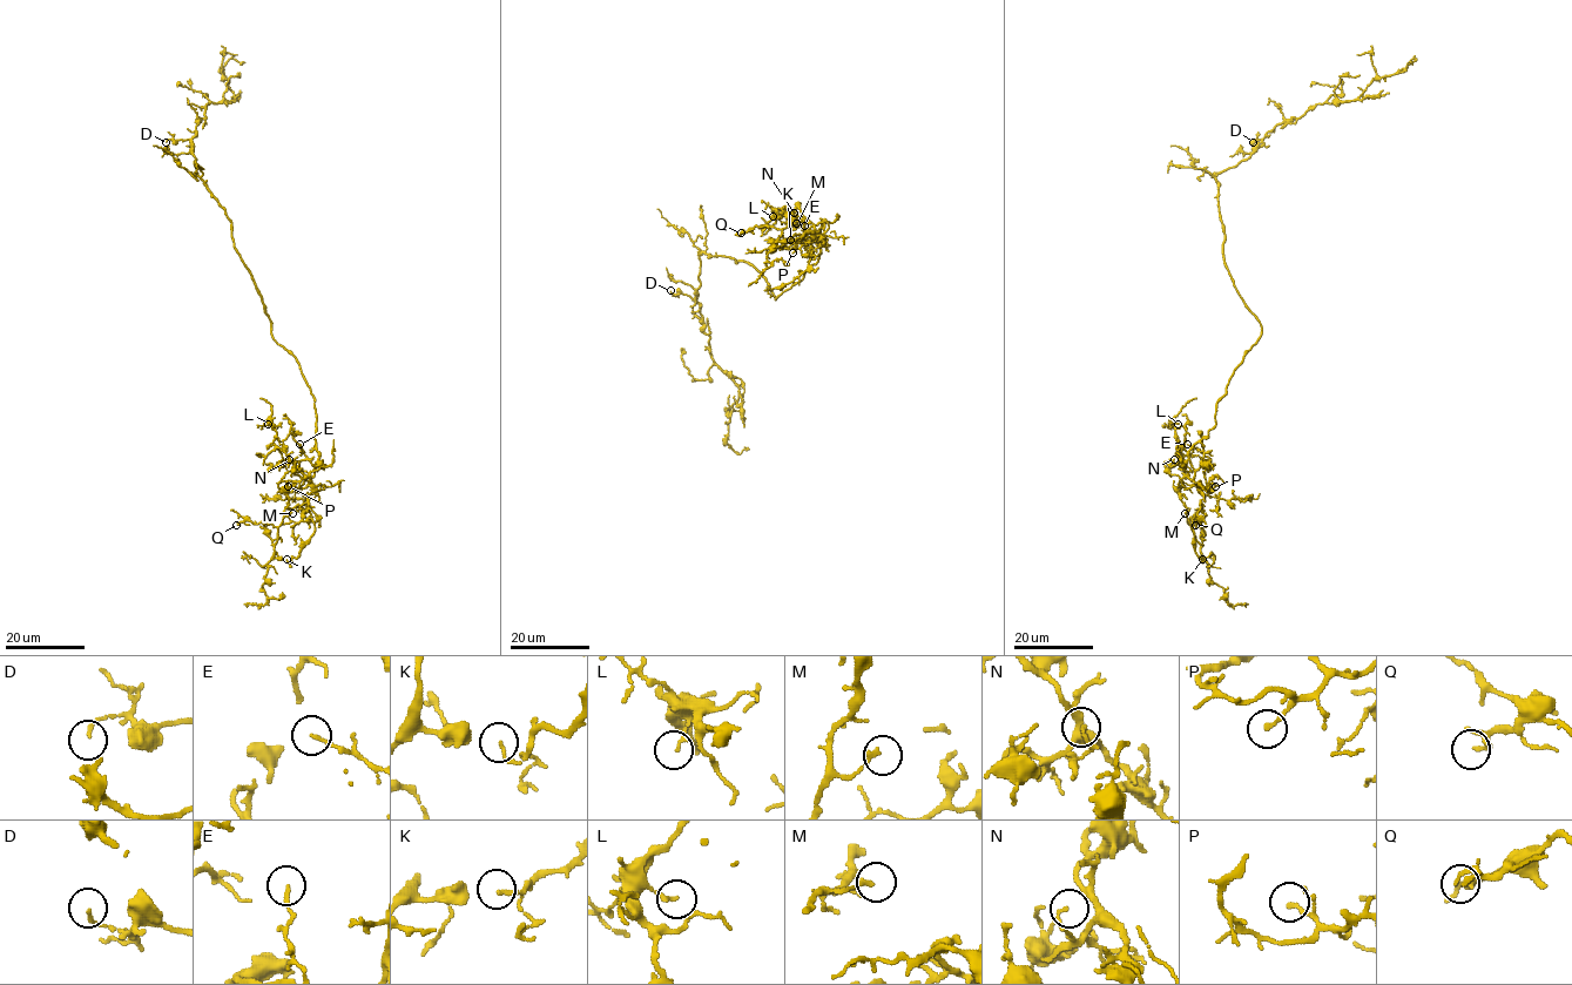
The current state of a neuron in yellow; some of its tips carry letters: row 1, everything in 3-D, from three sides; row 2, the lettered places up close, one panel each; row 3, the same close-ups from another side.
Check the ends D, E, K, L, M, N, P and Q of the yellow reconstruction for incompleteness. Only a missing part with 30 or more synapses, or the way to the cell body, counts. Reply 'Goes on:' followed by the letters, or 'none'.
Goes on: P

